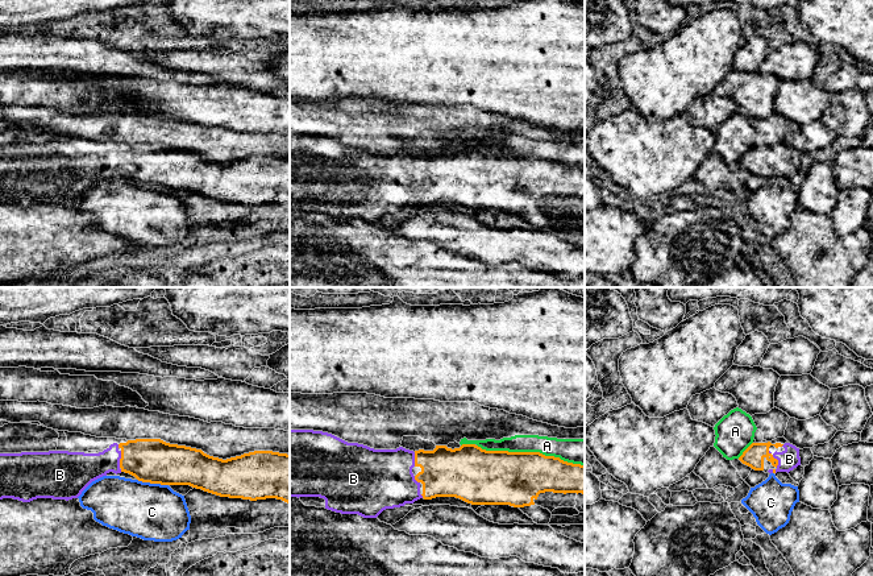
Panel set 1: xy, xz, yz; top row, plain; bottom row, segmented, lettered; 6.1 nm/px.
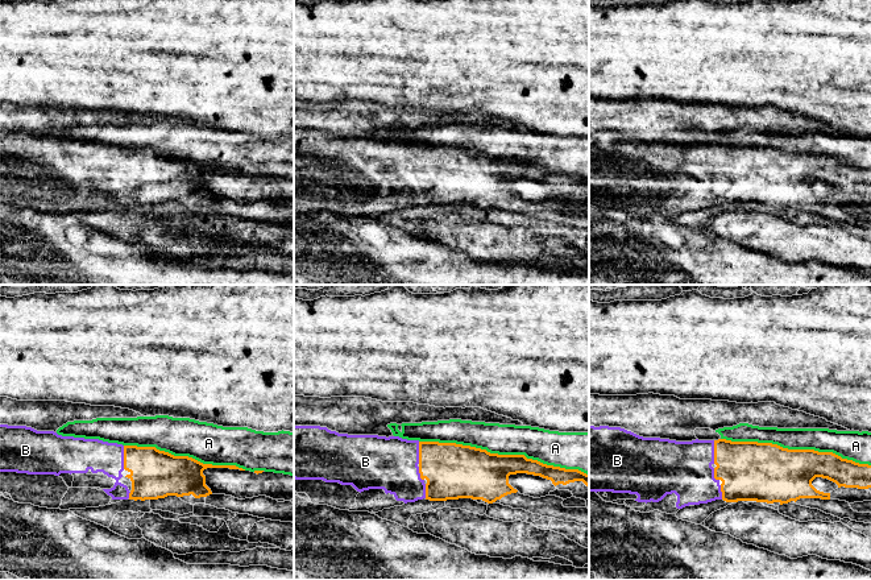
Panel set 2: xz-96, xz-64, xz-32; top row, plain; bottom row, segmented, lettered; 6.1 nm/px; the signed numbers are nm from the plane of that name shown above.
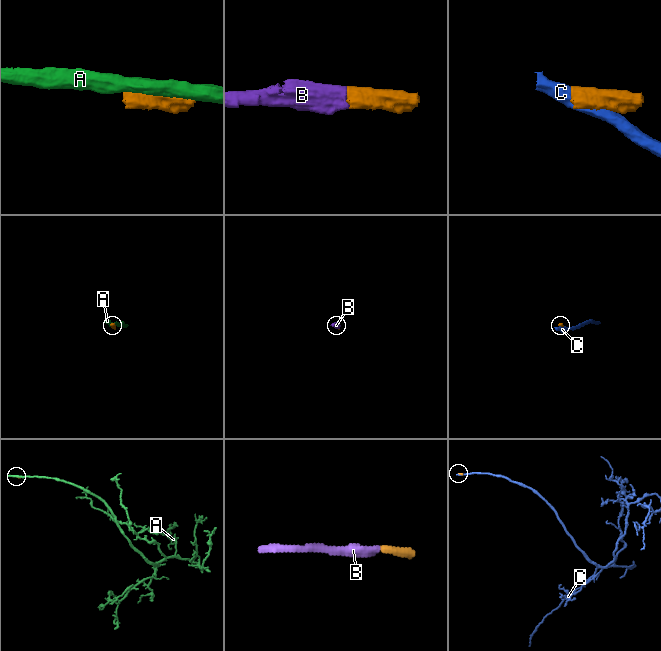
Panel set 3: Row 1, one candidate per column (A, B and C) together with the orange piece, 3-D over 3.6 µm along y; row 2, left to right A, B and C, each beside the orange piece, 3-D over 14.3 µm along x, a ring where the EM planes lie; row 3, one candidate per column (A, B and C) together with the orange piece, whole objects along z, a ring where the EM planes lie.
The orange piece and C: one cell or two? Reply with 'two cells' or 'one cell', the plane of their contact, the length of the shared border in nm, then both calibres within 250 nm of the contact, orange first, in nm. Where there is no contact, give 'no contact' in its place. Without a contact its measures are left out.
two cells | xy | 200 nm | 280/360 nm

